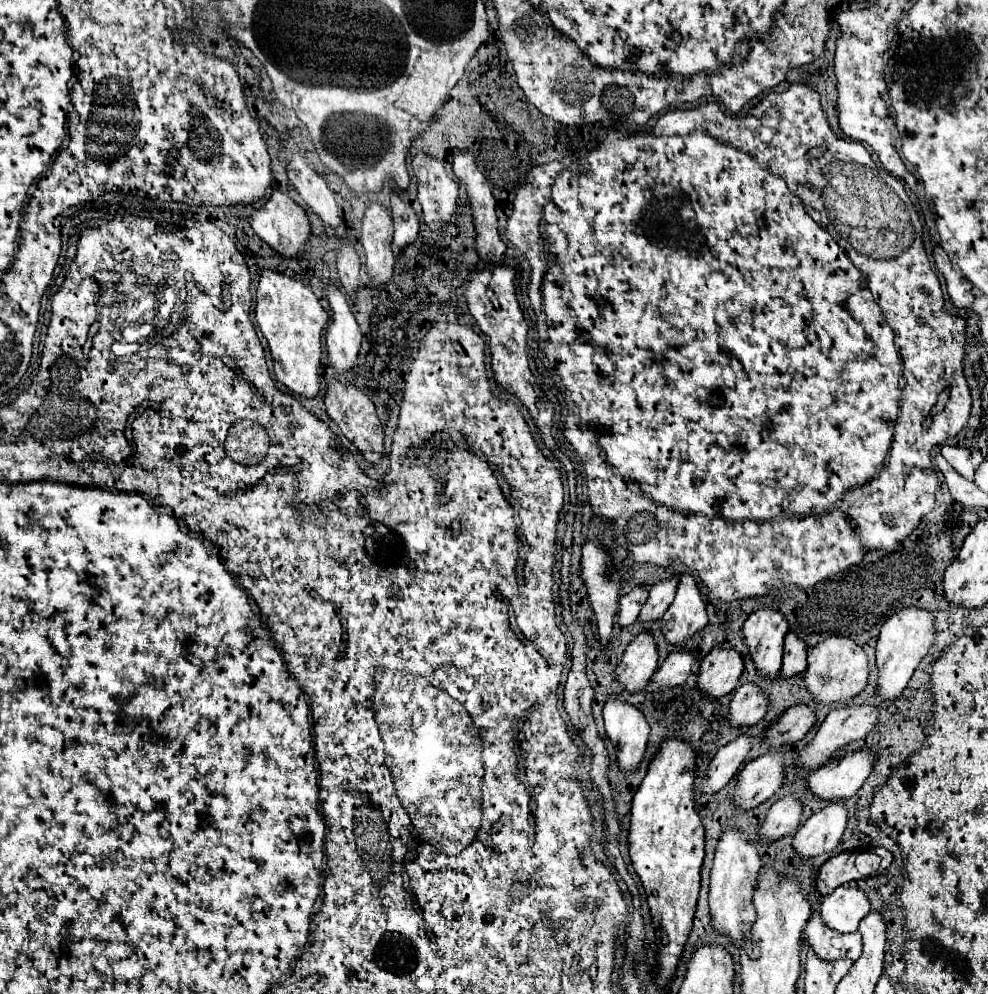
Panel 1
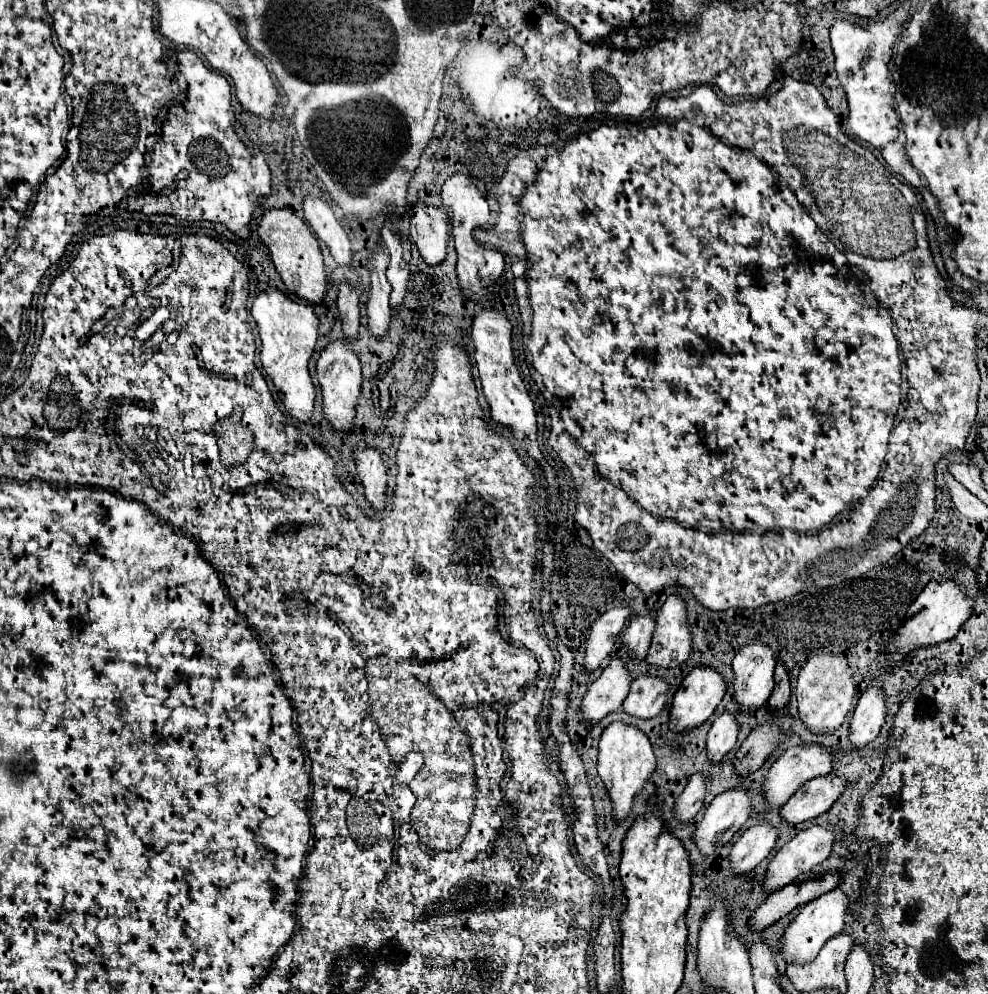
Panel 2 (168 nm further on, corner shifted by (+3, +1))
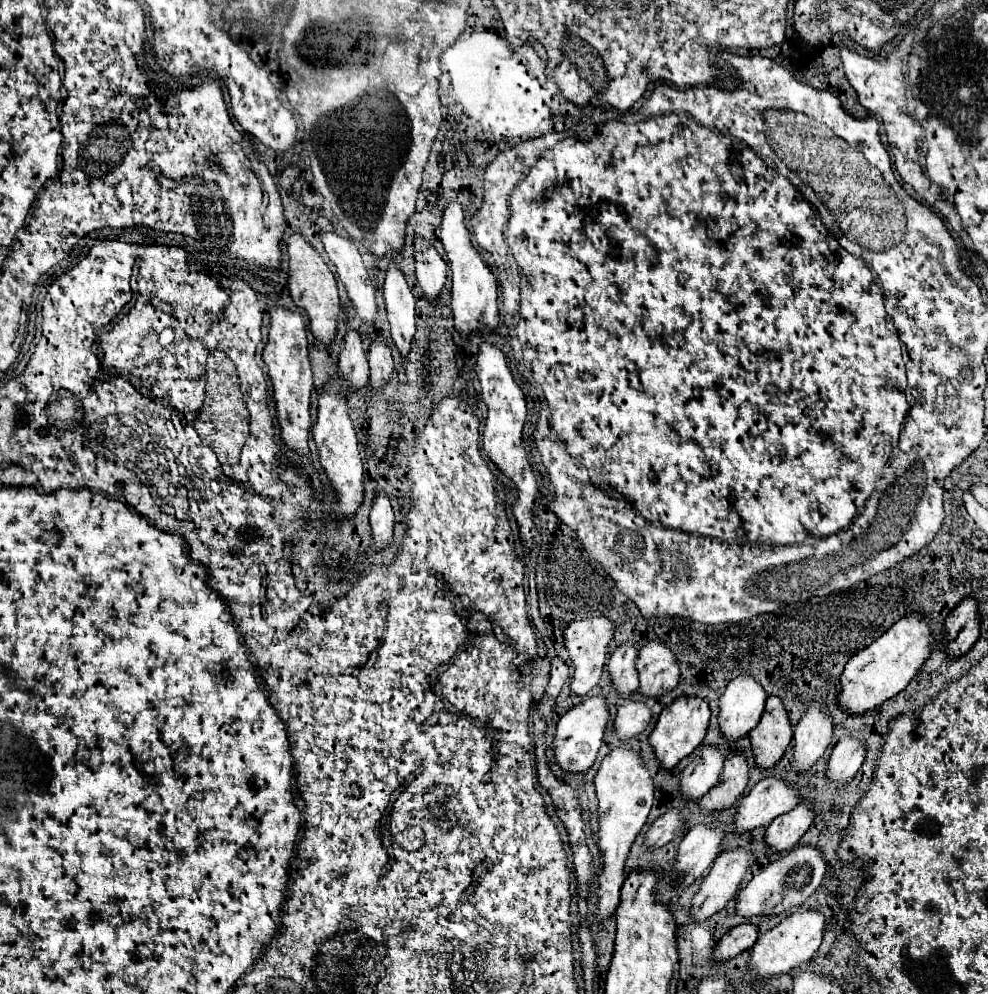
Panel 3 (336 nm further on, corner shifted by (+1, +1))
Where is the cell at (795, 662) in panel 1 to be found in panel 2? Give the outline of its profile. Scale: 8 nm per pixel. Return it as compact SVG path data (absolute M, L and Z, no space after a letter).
M784 662L776 664L774 678L776 678L776 686L774 686L772 696L768 698L768 706L770 708L786 708L786 704L790 700L790 672Z

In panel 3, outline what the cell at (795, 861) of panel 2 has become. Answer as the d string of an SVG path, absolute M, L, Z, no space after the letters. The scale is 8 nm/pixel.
M796 846L776 862L762 868L736 896L736 914L744 918L752 916L780 916L792 906L802 906L808 896L820 886L824 878L826 862L822 852L814 846Z

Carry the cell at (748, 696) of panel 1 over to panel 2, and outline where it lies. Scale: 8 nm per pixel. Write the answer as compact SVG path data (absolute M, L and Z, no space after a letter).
M724 710L712 724L706 740L708 758L712 762L720 762L724 754L728 754L736 746L736 736L740 732L740 724L736 722L736 714Z

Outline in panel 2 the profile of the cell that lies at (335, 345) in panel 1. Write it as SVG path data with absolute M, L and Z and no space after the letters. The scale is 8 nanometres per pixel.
M336 338L332 340L318 358L316 364L316 372L318 372L318 380L322 386L322 396L324 396L324 412L326 418L330 420L330 424L340 430L340 432L348 432L354 424L354 406L358 404L358 394L360 394L360 382L362 382L362 374L360 374L360 360L358 354L352 350L352 344L344 338Z

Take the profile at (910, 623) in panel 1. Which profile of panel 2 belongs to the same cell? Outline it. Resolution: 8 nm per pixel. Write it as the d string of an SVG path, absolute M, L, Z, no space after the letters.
M868 686L868 690L860 696L858 706L854 710L854 718L852 718L852 726L850 726L850 742L854 748L860 748L868 742L872 742L878 734L880 728L884 724L886 718L886 694L882 690L882 686Z

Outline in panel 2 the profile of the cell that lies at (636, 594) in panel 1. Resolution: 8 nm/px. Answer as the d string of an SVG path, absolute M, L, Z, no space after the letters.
M618 606L602 614L592 624L592 628L588 630L588 640L586 640L586 658L584 658L586 672L596 670L612 654L620 632L628 624L630 614L632 614L630 606Z

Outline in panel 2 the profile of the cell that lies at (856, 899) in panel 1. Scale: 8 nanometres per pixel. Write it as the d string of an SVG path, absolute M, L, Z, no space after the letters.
M834 888L834 890L826 892L824 896L800 906L798 916L792 920L792 924L784 932L782 954L784 954L786 962L810 962L810 960L814 960L818 956L818 950L844 928L848 906L850 906L850 902L840 888Z

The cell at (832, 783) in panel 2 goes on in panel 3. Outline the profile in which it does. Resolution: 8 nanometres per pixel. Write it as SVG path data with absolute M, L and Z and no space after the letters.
M800 802L790 812L774 818L772 824L766 828L766 834L764 834L766 848L776 854L792 850L808 830L812 820L814 820L812 806L808 802Z

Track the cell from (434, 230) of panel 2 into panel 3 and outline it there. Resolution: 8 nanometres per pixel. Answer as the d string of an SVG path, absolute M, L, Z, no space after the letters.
M422 238L414 240L414 258L416 258L416 280L422 288L422 294L430 304L436 304L446 284L448 264L436 252L432 242Z

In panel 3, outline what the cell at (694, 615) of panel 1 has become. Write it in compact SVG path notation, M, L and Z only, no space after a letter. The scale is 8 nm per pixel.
M652 640L638 650L638 676L640 692L648 698L658 698L674 690L680 682L680 668L674 654L660 642Z

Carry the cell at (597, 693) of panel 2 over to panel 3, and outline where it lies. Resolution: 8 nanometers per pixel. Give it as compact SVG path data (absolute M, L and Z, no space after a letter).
M588 696L582 704L570 708L556 724L554 730L554 760L556 764L570 774L586 772L592 768L596 754L602 744L602 734L608 724L608 708L606 708L606 698L604 696Z

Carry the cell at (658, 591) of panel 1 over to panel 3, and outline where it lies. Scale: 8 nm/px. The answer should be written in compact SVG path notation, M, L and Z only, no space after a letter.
M624 644L610 654L608 672L610 680L622 698L630 698L638 690L638 672L634 668L638 650L632 644Z

